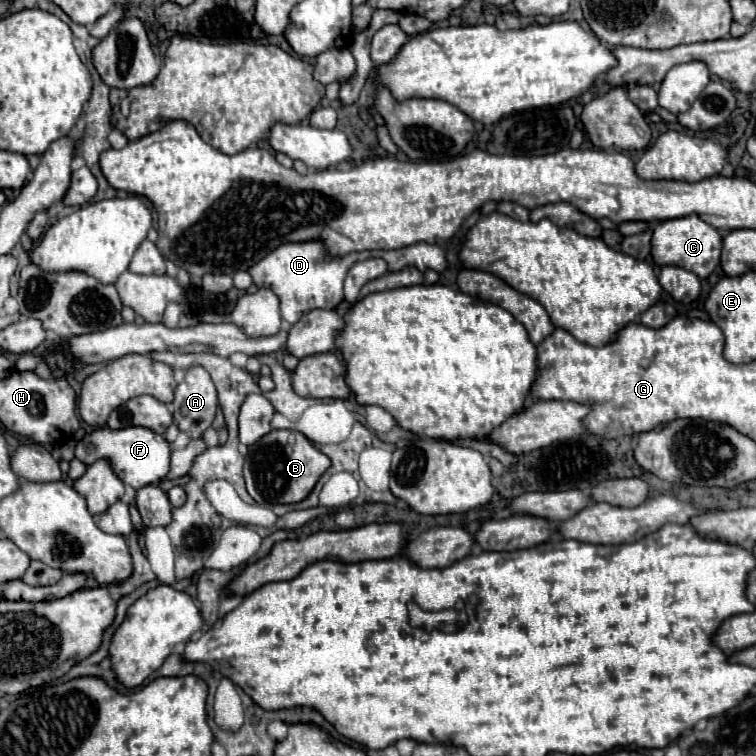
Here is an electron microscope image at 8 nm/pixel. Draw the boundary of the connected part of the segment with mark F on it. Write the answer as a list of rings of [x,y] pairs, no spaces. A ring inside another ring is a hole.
[[[99,427],[93,429],[91,433],[85,433],[75,445],[75,457],[81,459],[85,465],[91,465],[101,457],[109,457],[109,461],[113,461],[113,471],[117,473],[117,477],[121,477],[125,485],[131,485],[135,489],[161,481],[169,473],[169,455],[171,447],[165,441],[165,437],[145,427],[125,427],[125,429]]]

